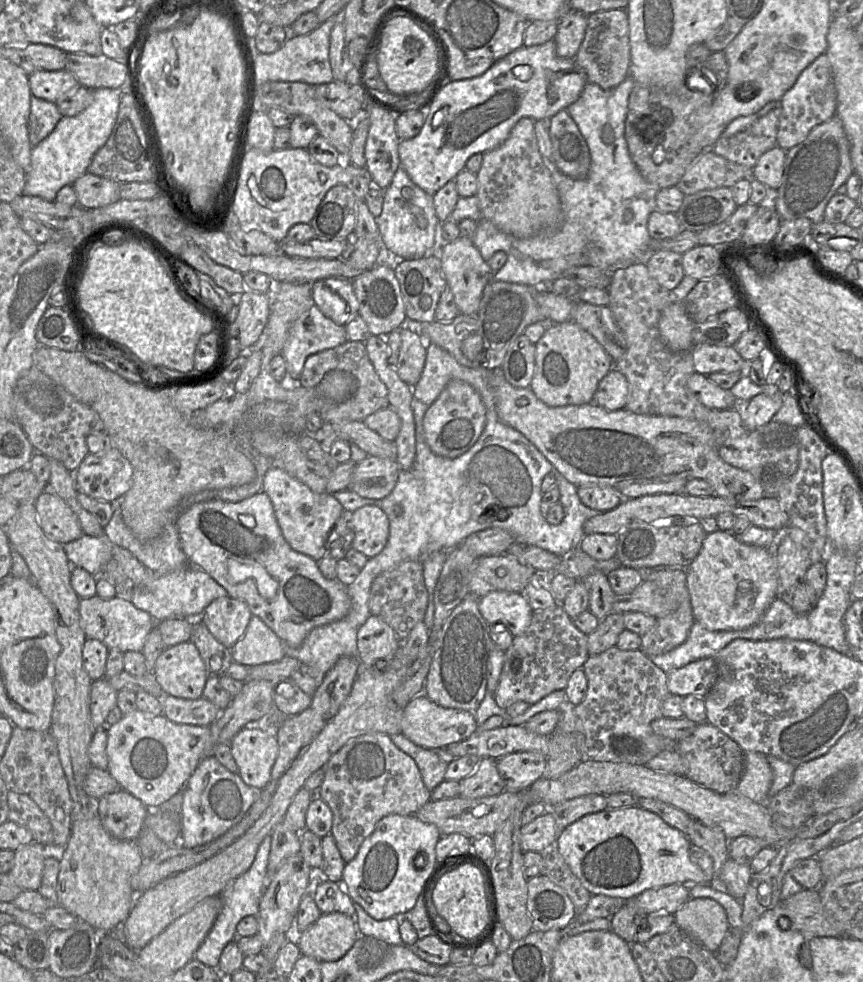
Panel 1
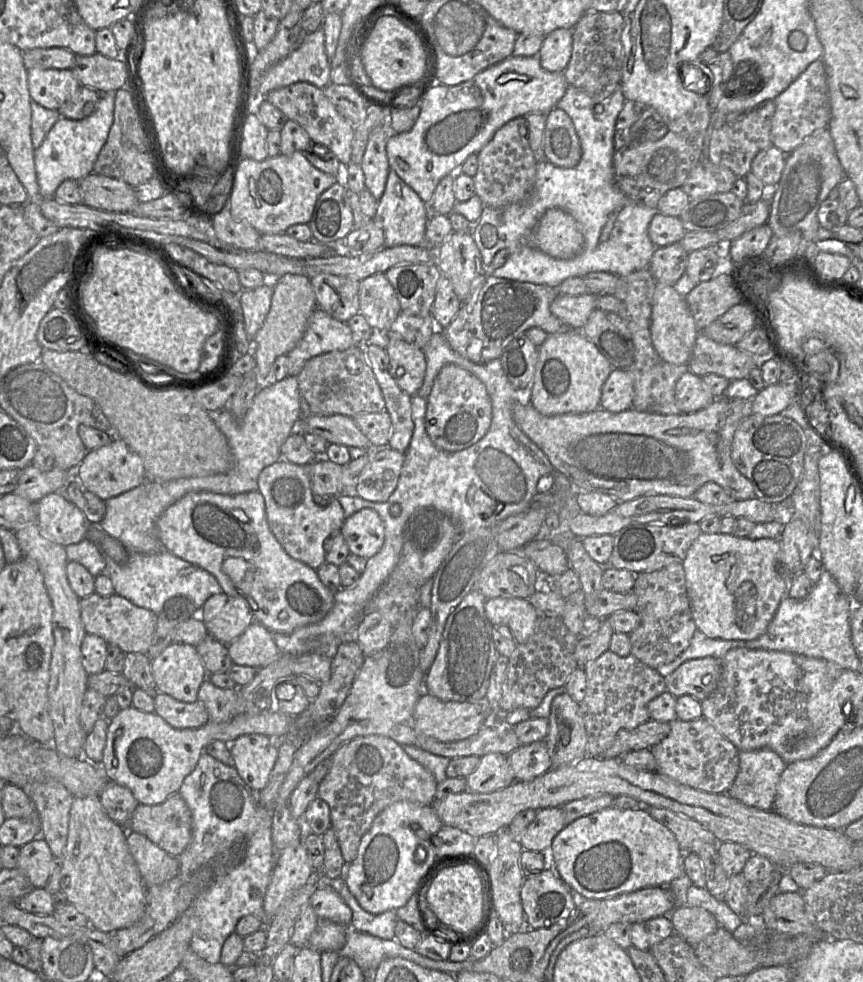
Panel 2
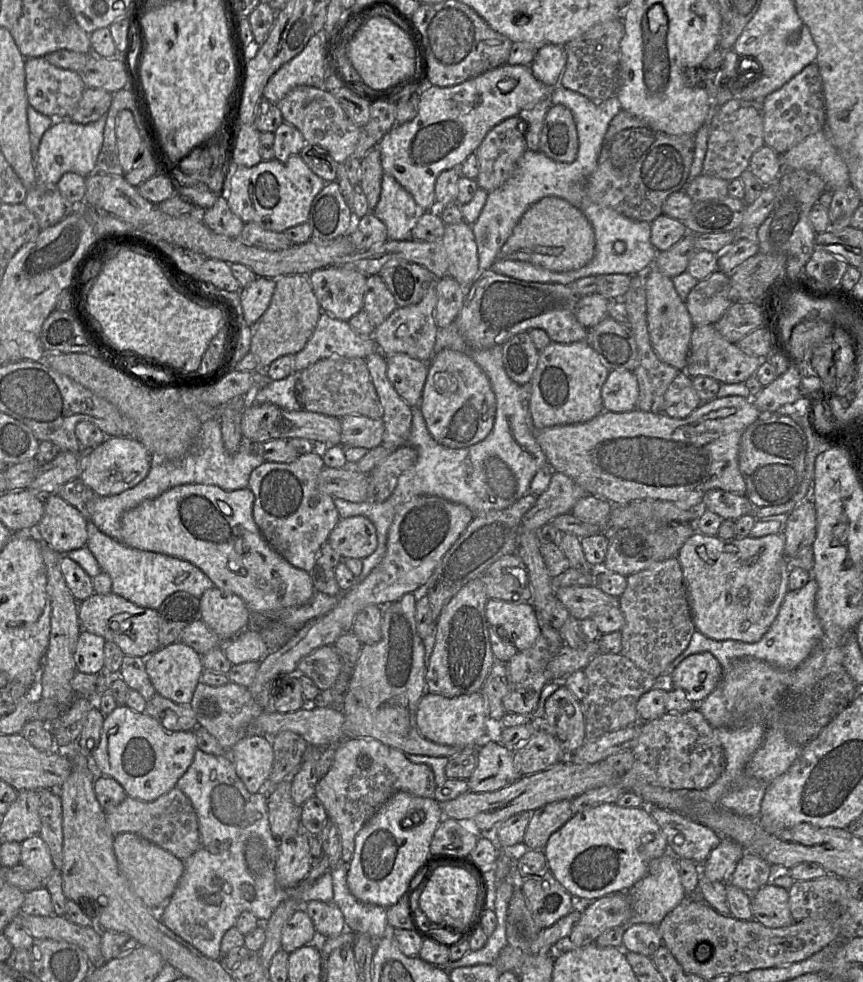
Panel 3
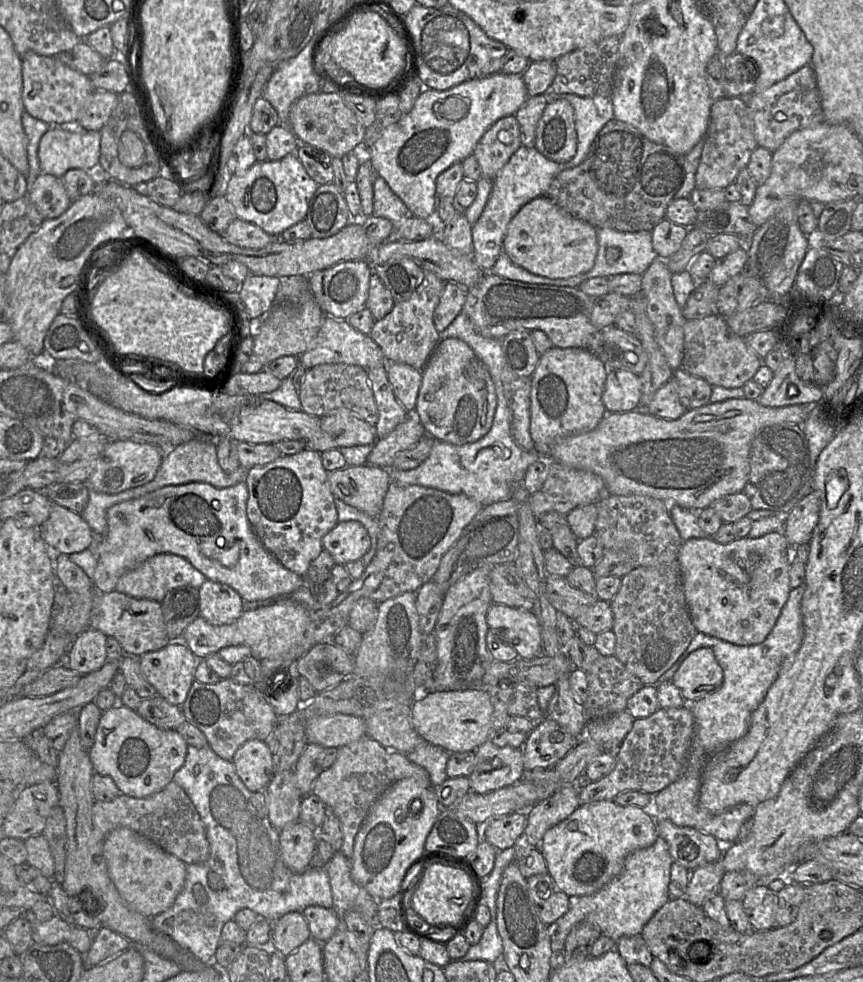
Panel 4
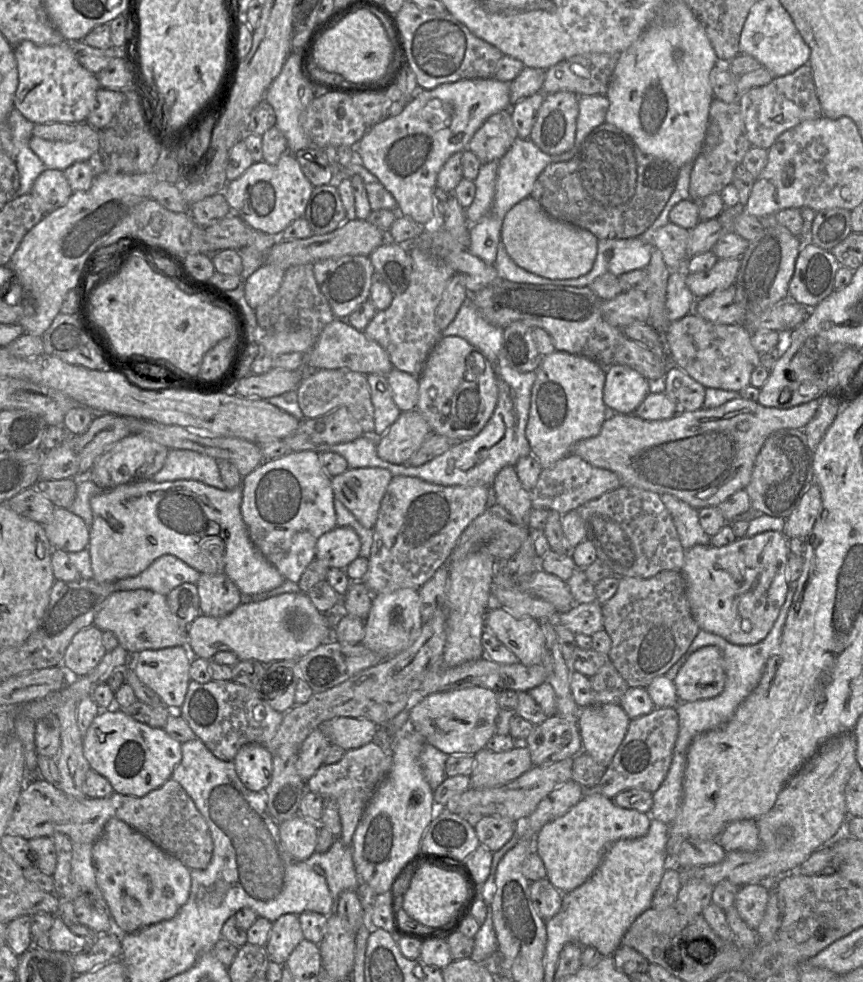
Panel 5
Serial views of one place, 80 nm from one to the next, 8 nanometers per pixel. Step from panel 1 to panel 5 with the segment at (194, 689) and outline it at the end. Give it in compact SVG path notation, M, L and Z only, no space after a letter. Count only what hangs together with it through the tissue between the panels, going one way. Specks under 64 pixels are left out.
M187 646L163 648L159 650L144 650L131 657L128 667L132 667L136 675L146 686L152 689L171 713L179 713L191 681L189 676L191 653Z

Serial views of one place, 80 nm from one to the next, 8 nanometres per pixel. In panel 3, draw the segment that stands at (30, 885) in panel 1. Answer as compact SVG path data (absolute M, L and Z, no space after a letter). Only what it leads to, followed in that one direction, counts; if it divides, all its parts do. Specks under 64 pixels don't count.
M40 835L21 843L20 864L34 872L44 883L55 869L48 846Z

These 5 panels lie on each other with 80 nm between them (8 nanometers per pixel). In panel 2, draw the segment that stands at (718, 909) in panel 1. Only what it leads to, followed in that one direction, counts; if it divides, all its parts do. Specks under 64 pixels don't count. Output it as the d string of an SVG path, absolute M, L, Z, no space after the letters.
M680 906L670 913L675 933L692 946L703 941L720 926L713 914L701 907Z

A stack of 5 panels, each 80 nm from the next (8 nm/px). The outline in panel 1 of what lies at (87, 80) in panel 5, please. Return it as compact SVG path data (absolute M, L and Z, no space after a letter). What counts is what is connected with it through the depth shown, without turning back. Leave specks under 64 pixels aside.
M41 70L29 75L29 85L33 96L56 103L57 99L73 91L78 85L78 80L69 71Z

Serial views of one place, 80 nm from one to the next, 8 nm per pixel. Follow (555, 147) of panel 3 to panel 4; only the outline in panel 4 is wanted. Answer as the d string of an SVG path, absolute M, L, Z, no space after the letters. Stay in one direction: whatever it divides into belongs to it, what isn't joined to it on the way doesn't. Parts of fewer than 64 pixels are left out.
M554 97L547 103L536 127L535 148L556 162L566 162L575 155L574 110L565 98Z

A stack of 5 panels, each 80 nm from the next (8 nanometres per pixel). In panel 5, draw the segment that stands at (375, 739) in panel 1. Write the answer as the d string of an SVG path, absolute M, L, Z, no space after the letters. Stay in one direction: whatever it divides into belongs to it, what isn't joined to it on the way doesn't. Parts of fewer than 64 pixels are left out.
M376 741L360 748L347 750L343 758L335 764L323 764L307 781L307 790L330 797L337 802L342 823L342 842L352 847L353 836L365 809L378 788L391 770L391 753Z

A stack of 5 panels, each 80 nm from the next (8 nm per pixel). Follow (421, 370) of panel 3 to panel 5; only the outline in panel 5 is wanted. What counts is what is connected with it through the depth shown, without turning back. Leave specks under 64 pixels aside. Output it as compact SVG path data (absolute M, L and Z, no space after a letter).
M393 368L387 379L392 389L392 398L401 412L416 409L418 403L419 378Z

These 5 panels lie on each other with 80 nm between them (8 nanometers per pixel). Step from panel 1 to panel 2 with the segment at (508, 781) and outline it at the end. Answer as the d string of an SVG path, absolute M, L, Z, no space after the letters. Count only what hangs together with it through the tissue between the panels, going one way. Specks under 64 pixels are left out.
M545 740L522 745L508 755L515 781L531 781L552 768Z

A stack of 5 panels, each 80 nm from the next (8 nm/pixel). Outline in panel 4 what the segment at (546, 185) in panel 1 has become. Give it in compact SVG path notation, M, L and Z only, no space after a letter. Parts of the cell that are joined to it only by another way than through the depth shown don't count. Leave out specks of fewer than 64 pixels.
M508 115L485 131L472 154L481 166L482 176L494 180L521 145L518 121L515 115Z

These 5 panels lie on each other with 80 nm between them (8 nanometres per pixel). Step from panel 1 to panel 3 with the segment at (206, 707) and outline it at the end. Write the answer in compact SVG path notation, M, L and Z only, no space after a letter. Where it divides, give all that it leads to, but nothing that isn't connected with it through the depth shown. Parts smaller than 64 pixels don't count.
M159 694L146 702L144 713L155 718L168 731L193 731L197 717L189 704L178 704Z

